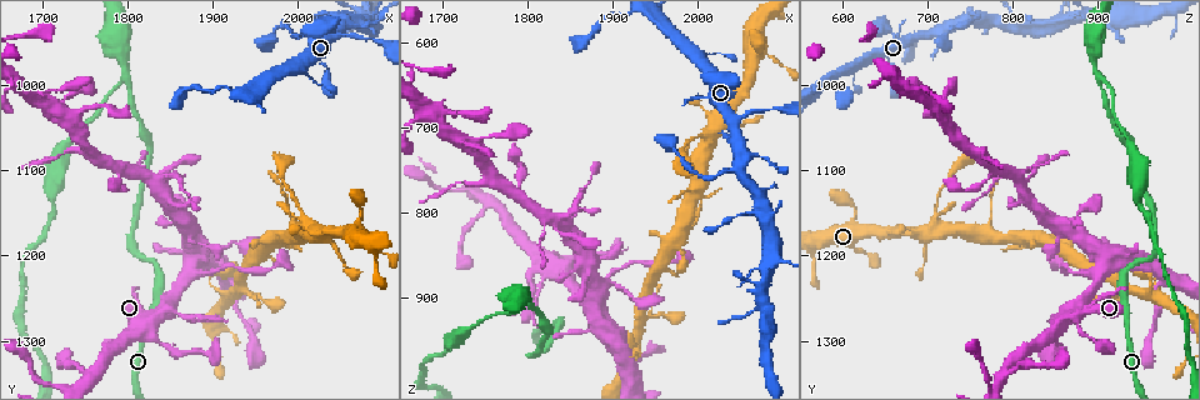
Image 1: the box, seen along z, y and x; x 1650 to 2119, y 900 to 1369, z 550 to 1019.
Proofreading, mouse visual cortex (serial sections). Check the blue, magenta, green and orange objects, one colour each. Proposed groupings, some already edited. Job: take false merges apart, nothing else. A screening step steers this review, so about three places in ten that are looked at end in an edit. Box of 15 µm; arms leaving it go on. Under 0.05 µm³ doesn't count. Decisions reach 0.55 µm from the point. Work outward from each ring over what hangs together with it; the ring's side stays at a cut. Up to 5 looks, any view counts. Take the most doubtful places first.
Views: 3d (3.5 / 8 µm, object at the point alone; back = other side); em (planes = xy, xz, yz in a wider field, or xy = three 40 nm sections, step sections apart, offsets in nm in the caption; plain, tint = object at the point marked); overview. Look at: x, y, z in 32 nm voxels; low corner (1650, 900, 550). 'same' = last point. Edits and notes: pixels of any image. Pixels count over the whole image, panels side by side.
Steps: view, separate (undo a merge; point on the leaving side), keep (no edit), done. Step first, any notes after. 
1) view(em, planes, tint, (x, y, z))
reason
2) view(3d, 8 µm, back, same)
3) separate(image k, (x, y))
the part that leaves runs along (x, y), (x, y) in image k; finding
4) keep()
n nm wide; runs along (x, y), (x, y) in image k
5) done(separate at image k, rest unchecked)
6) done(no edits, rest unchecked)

view(3d, 3.5 µm, (1795, 990, 905))
side arm on a straight run

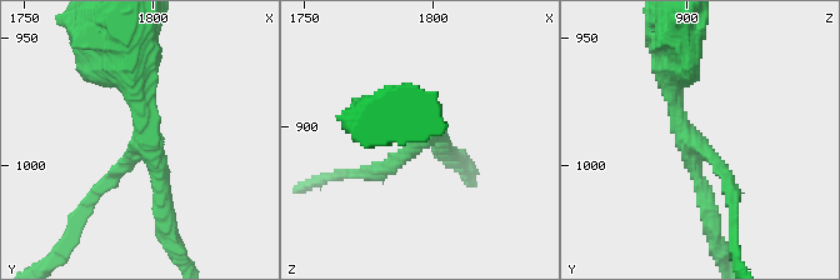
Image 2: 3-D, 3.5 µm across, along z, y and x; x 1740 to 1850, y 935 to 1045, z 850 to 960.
view(em, xy, step 3, tint, (1798, 992, 902))
3 arms; arms of 200, 250, 250 nm; need the tissue

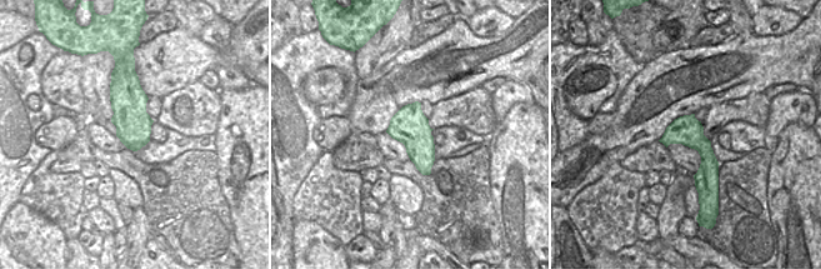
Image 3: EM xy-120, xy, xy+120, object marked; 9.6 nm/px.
keep()
one cell here

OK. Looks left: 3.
view(em, xy, step 2, tint, (1975, 1180, 835))
a narrow waist

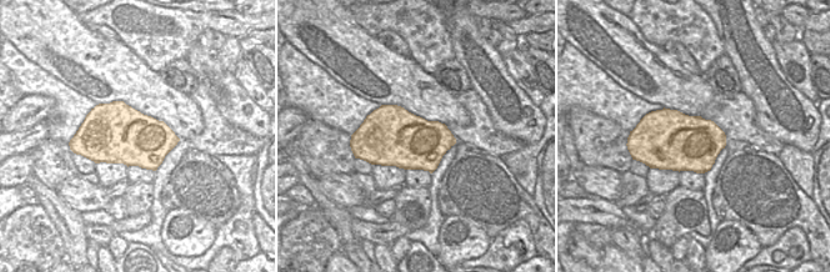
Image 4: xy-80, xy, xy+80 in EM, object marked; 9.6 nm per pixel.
view(3d, 3.5 µm, same)

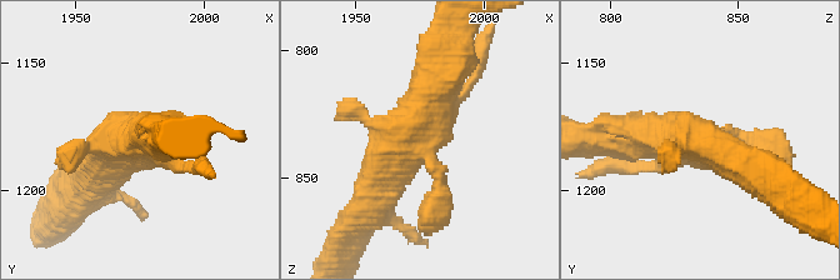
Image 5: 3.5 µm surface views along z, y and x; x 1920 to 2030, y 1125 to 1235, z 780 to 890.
keep()
runs along (450, 64), (400, 135), (376, 195) in image 5; all the same cell

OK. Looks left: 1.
done(no edits, rest unchecked)

